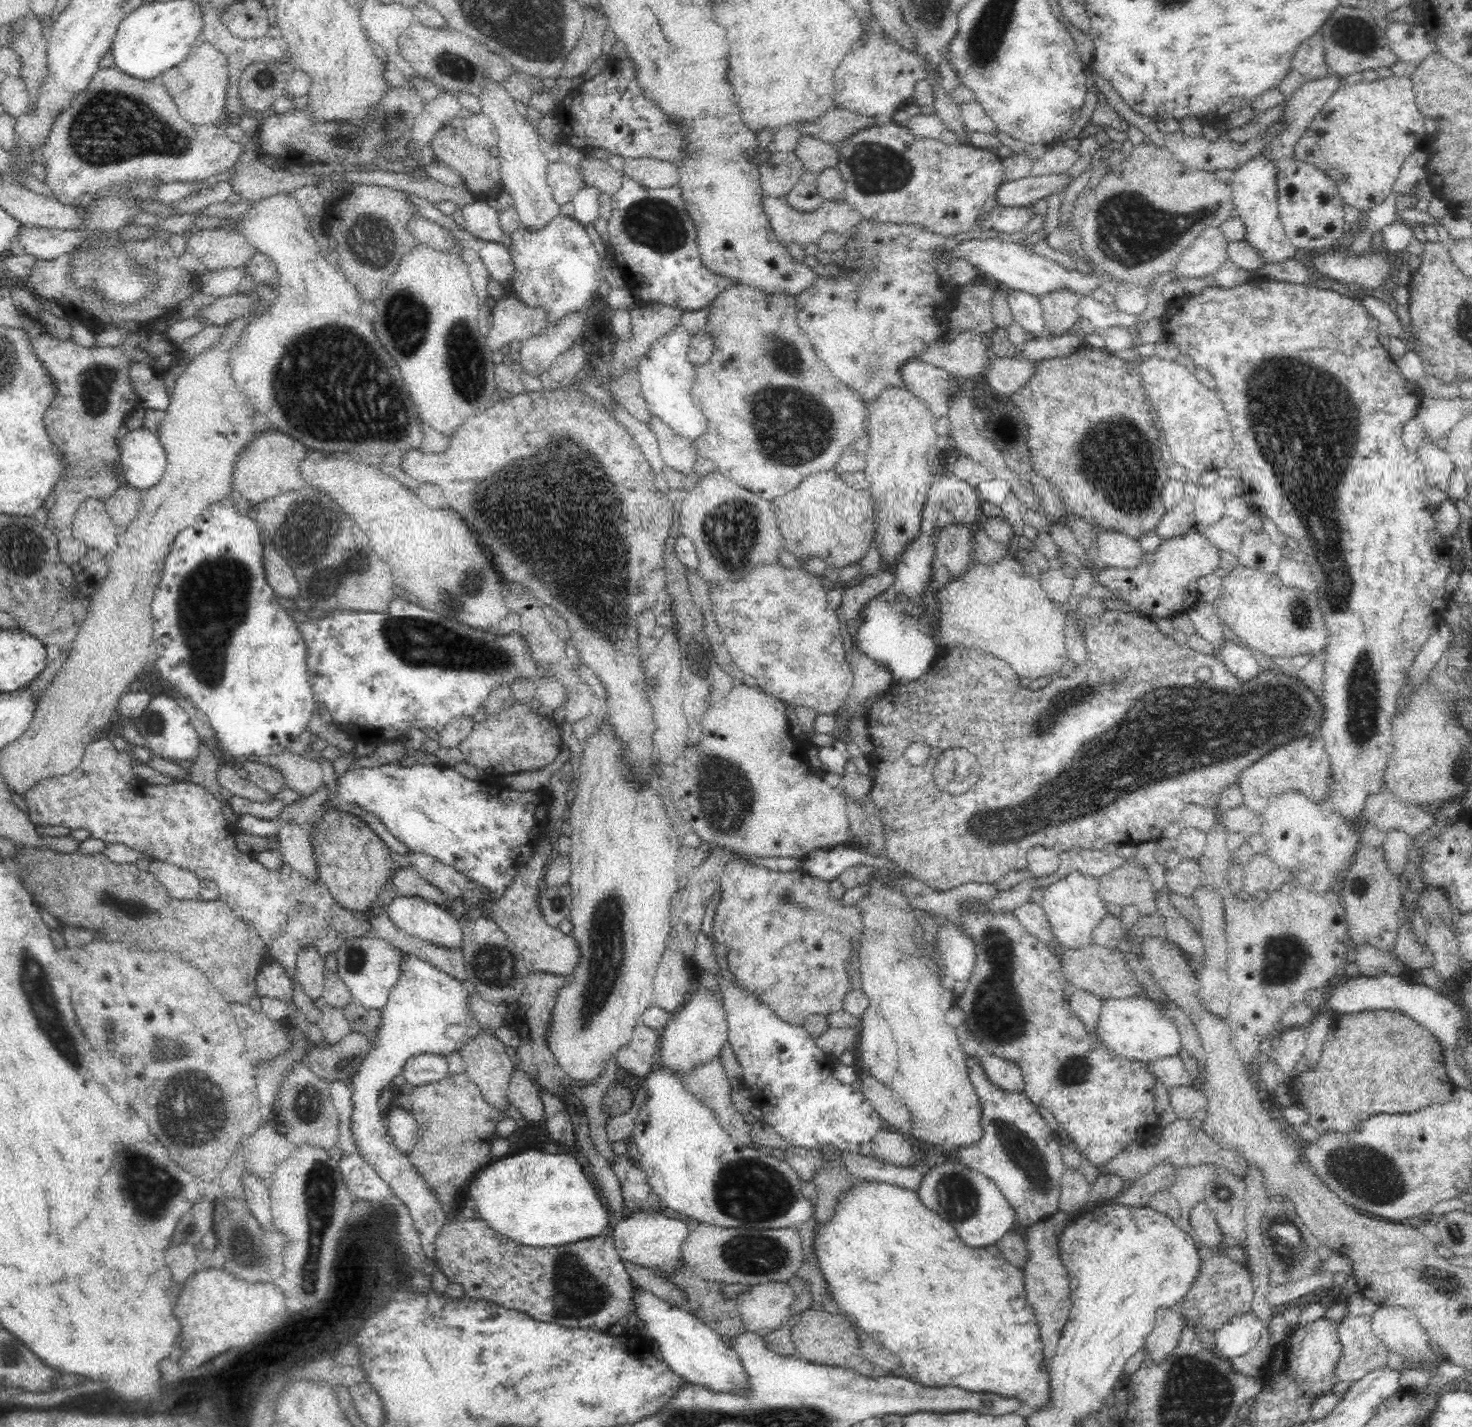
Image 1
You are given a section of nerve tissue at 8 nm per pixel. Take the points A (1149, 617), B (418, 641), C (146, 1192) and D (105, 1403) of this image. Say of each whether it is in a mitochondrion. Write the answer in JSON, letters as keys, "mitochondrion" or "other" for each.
{"A":"other","B":"mitochondrion","C":"mitochondrion","D":"other"}

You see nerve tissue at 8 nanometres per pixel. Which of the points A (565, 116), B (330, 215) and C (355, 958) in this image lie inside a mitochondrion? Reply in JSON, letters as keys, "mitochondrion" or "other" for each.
{"A":"other","B":"other","C":"mitochondrion"}

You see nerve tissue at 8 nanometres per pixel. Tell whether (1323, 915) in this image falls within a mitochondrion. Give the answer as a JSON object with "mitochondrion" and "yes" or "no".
{"mitochondrion":"no"}

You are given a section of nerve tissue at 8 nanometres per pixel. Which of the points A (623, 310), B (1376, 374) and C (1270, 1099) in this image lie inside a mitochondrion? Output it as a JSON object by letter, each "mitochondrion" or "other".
{"A":"other","B":"other","C":"other"}

